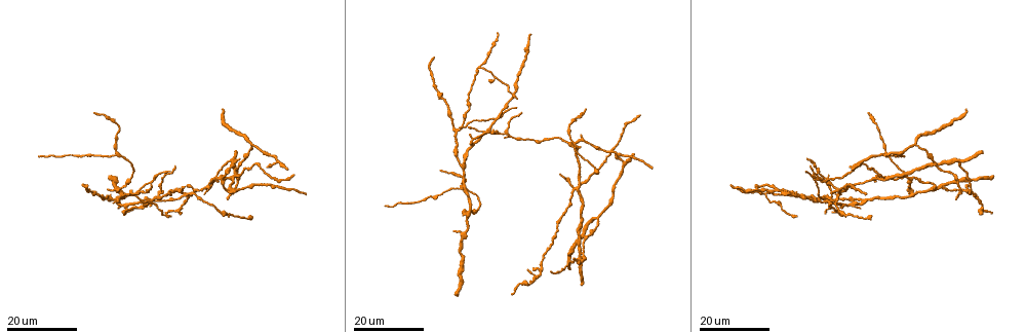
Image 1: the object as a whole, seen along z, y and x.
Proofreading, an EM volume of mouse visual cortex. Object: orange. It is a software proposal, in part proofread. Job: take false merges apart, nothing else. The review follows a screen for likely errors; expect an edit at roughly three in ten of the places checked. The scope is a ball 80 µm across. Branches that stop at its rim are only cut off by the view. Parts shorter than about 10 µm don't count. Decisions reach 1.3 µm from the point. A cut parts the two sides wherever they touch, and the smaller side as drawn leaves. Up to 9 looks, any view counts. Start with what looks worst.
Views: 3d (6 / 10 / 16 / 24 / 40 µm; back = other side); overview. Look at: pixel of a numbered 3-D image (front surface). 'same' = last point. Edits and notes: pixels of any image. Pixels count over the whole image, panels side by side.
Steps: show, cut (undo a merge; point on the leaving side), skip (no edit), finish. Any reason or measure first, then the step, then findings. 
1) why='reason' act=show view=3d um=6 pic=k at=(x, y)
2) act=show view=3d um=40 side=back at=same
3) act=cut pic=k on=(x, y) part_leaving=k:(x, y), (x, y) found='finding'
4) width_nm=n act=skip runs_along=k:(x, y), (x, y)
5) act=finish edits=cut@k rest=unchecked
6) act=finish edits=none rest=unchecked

why='four-way junction' act=show view=3d um=24 pic=1 at=(462, 124)

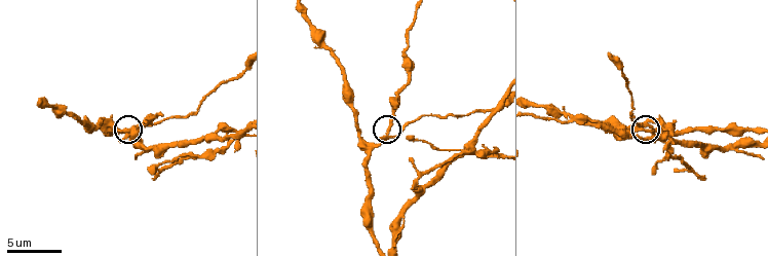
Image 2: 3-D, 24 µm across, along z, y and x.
act=show view=3d um=10 pic=2 at=(128, 132)

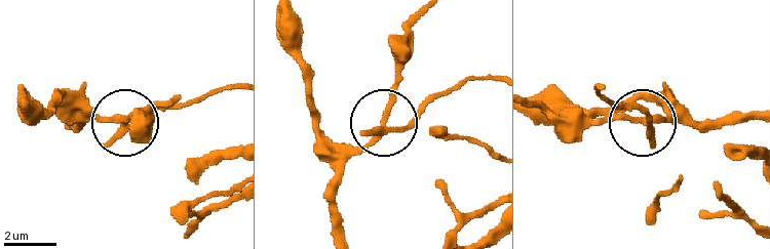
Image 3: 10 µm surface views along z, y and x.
arms=4 act=cut pic=3 on=(416, 121) part_leaving=3:(387, 132), (437, 97), (491, 80) found='two neurons meet here'

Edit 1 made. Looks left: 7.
act=show view=overview

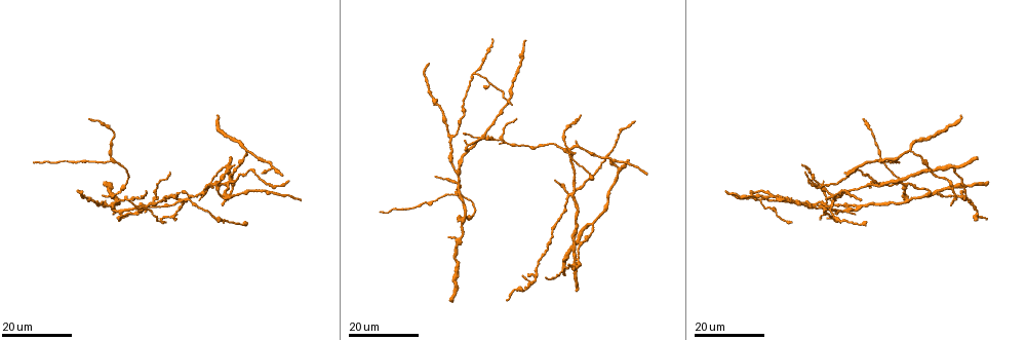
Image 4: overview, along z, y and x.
why='looks like a crossing' act=show view=3d um=16 pic=4 at=(580, 245)

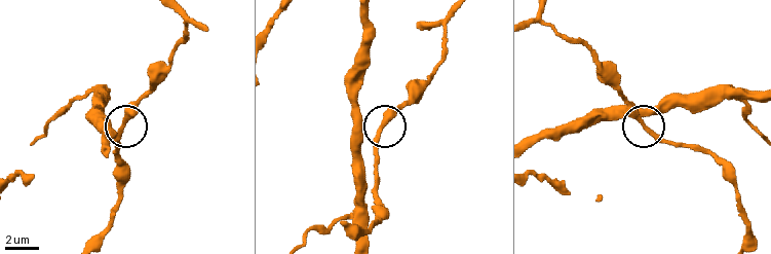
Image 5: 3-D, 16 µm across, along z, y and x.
why='zoom in' act=show view=3d um=10 pic=5 at=(129, 117)

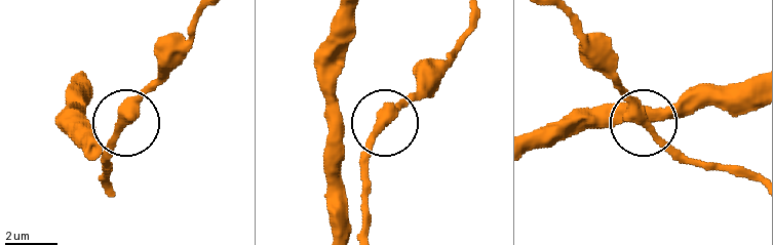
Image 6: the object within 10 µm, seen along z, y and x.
arms=4 act=skip found='continuous, no second neuron'

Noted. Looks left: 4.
act=show view=3d um=24 pic=4 at=(472, 72)

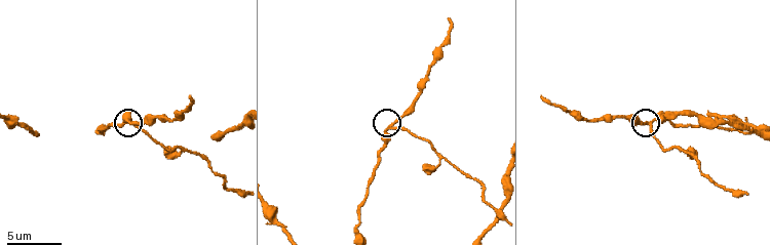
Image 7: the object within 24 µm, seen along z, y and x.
why='closer look' act=show view=3d um=6 pic=7 at=(394, 123)

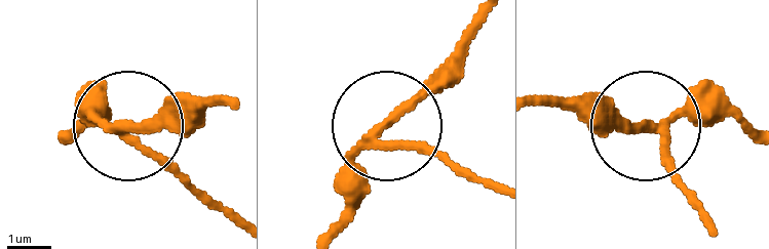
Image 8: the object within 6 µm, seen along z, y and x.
side_arm_um=13 act=cut pic=8 on=(165, 164) part_leaving=8:(111, 128), (239, 216) found='two neurons meet here'

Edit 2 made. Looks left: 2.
act=finish edits=cut@3,cut@8 rest=unchecked

